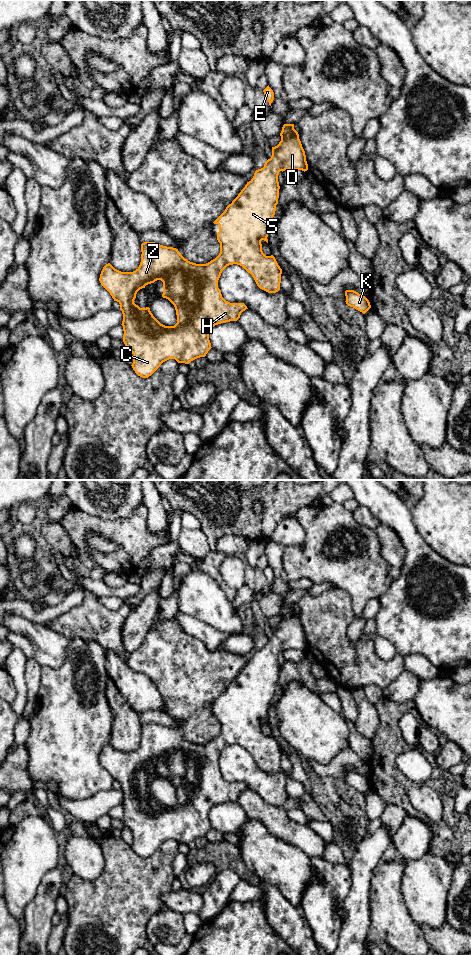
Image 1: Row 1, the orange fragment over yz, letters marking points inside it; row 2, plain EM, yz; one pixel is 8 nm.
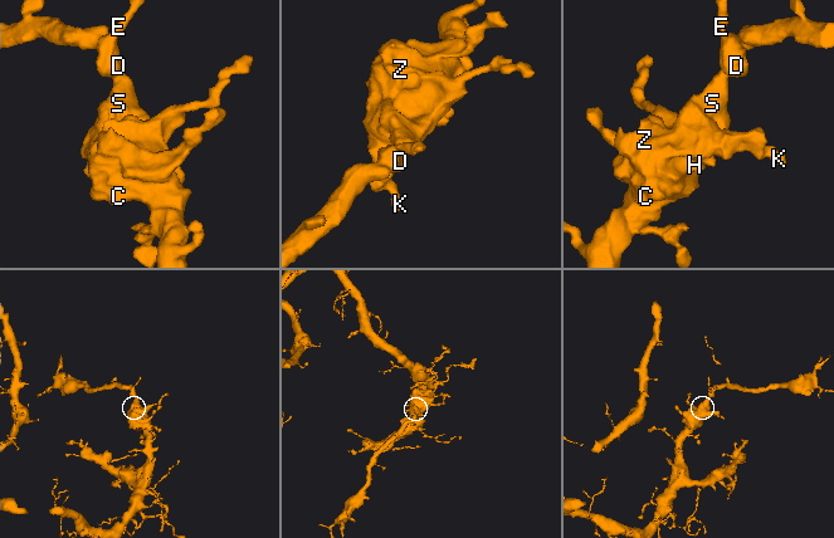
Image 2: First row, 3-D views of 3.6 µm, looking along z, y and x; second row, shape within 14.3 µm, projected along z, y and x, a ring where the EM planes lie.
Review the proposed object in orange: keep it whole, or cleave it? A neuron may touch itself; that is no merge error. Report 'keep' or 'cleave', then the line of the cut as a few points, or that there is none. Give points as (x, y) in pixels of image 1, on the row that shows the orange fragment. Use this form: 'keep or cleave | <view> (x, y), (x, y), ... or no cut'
keep | no cut

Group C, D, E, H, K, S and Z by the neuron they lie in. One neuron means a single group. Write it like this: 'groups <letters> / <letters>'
groups C D E H K S Z

